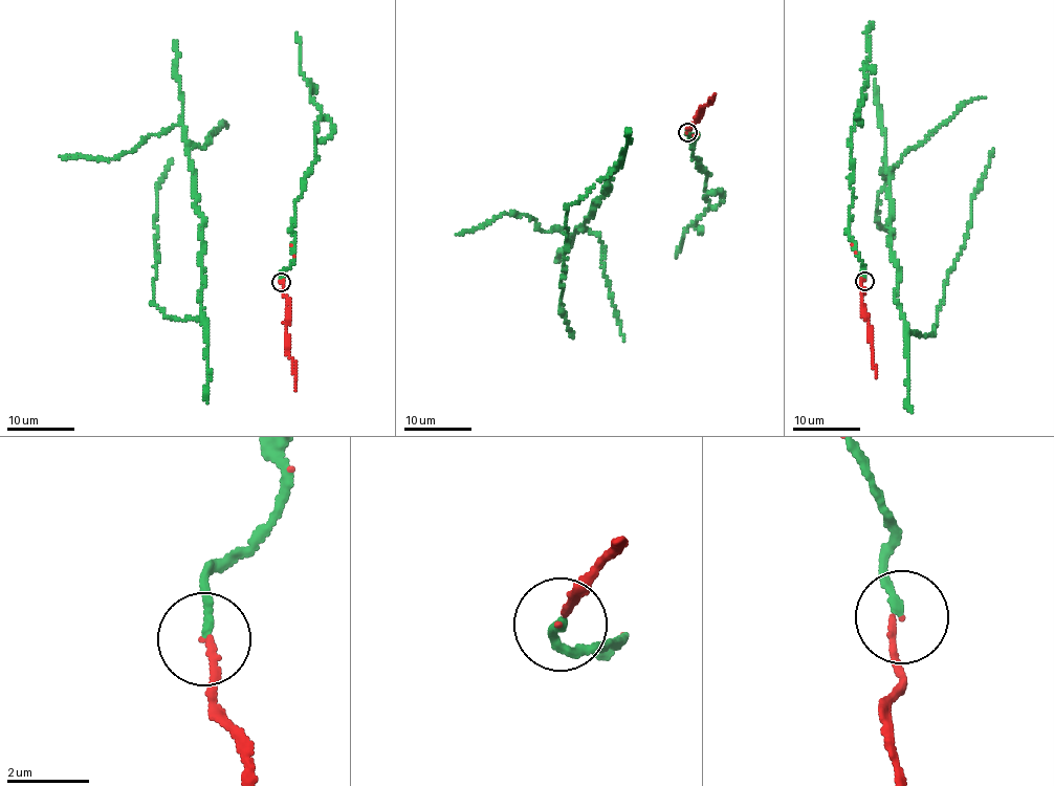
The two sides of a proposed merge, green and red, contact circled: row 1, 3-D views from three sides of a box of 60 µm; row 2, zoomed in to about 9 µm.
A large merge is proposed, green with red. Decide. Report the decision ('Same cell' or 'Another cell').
Same cell

